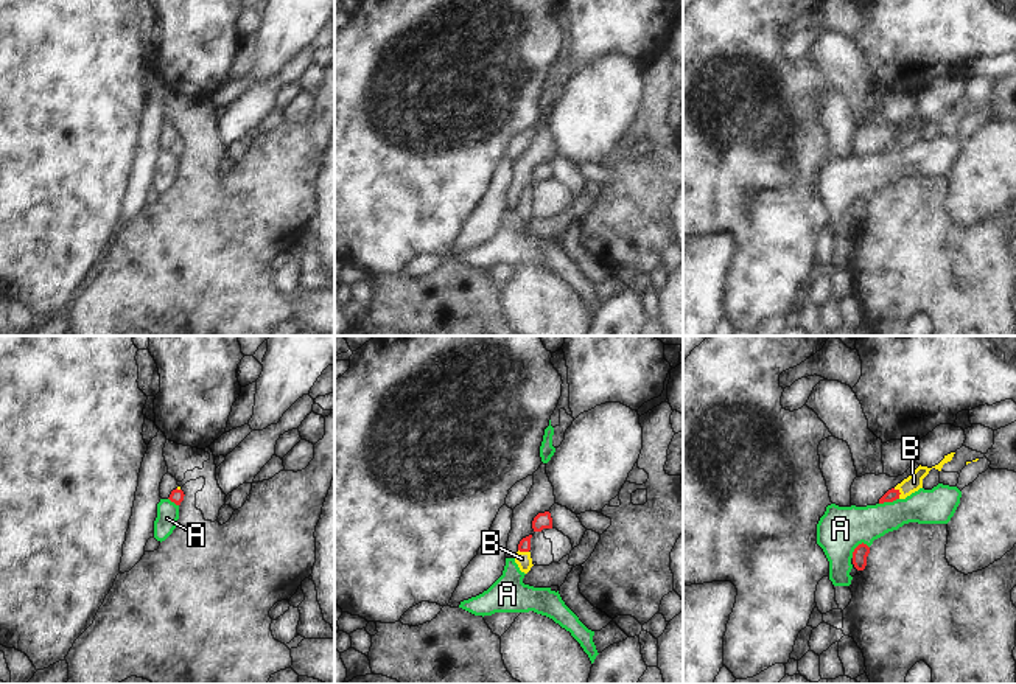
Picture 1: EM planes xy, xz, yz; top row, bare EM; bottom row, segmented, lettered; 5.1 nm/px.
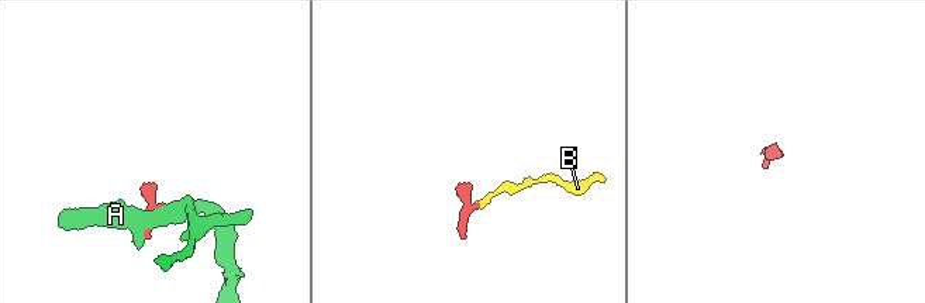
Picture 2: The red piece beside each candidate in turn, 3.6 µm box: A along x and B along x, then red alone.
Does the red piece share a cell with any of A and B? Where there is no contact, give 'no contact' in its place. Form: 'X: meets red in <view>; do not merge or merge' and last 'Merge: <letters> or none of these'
A: meets red in yz; do not merge
B: meets red in yz; merge
Merge: B

